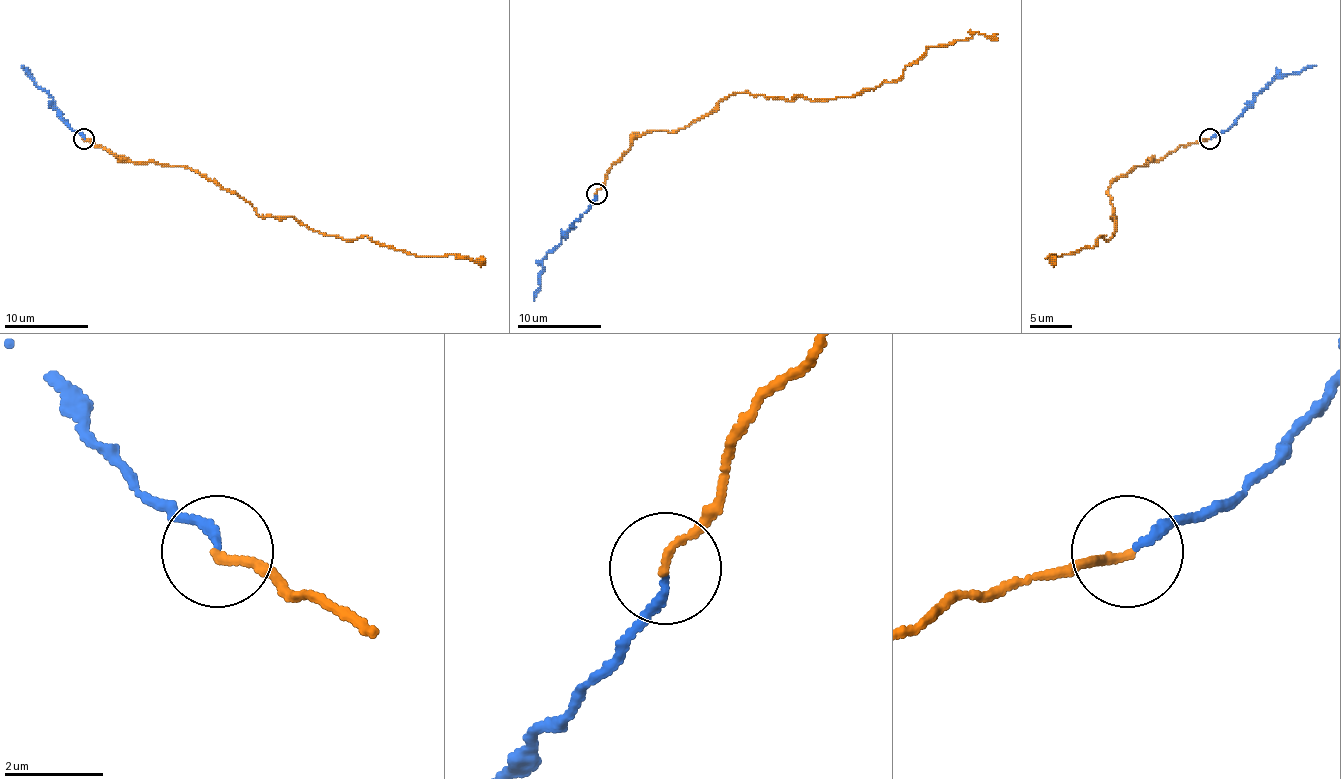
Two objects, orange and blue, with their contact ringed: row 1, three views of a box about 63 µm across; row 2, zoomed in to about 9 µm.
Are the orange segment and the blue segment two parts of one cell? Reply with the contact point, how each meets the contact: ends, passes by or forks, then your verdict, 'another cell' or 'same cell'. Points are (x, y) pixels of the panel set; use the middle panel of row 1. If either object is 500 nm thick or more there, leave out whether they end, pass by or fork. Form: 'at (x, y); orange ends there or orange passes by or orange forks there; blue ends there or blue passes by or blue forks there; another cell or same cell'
at (596, 194); orange ends there; blue ends there; same cell

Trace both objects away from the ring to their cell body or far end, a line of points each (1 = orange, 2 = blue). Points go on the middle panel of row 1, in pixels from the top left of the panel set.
1: (597, 193), (636, 137), (676, 132), (731, 95), (836, 99), (897, 80), (930, 46), (976, 32), (997, 40)
2: (597, 195), (542, 260), (540, 284), (534, 300)

